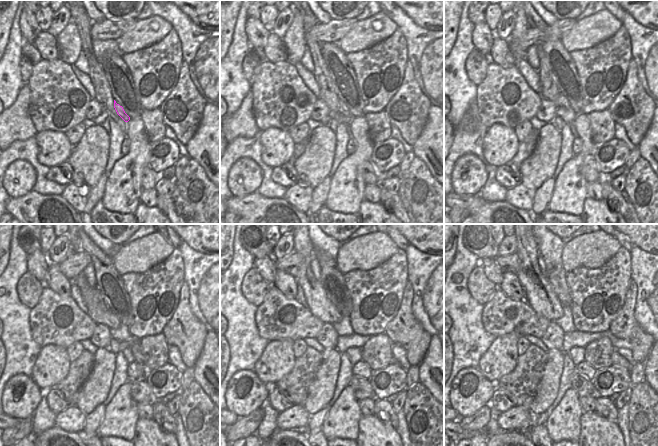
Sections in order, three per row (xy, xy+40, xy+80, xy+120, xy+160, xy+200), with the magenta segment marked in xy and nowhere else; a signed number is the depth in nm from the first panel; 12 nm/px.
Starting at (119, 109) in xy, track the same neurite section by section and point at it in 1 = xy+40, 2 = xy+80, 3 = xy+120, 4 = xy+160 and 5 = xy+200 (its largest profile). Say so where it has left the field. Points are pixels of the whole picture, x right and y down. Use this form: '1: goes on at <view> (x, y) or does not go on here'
1: goes on at xy+40 (343, 109)
2: goes on at xy+80 (561, 101)
3: goes on at xy+120 (96, 309)
4: goes on at xy+160 (319, 304)
5: goes on at xy+200 (539, 295)

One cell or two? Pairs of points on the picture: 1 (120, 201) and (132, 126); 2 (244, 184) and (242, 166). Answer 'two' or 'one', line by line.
1: one
2: one

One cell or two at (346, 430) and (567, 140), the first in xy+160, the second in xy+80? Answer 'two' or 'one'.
two

